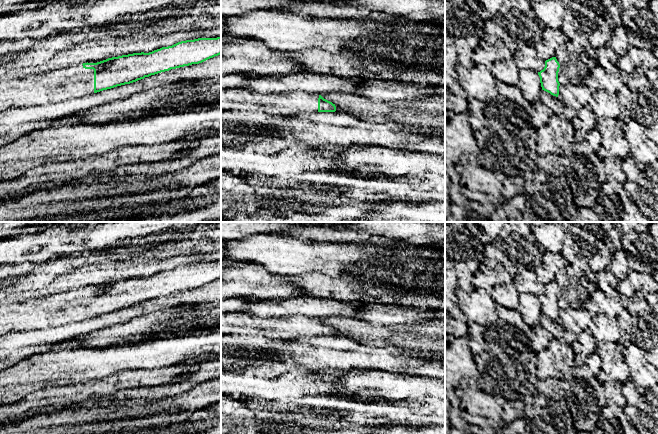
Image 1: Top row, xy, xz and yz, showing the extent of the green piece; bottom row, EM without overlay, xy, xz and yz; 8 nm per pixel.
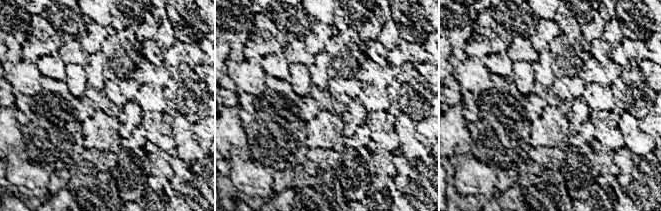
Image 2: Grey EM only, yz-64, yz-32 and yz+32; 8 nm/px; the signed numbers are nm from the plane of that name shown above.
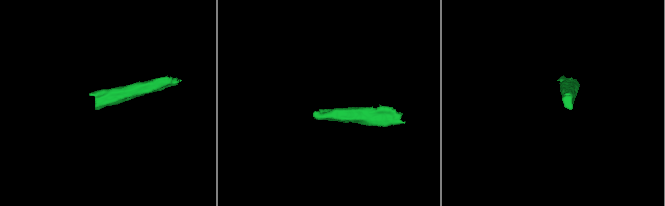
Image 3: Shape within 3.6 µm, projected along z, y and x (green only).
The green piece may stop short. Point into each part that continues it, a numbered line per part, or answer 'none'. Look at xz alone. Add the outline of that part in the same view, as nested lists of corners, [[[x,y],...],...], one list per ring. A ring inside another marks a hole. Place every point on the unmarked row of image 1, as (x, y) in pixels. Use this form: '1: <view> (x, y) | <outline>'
1: xz (234, 323) | [[[242,312],[221,313],[221,335],[264,336],[294,340],[318,336],[319,318],[256,316]]]

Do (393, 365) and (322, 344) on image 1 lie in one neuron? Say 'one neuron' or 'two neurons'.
one neuron

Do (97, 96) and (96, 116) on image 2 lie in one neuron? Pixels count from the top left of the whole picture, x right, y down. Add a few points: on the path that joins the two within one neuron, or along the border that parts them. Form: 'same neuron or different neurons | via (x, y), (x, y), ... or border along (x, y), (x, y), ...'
different neurons | border along (85, 97), (110, 116), (116, 117)

